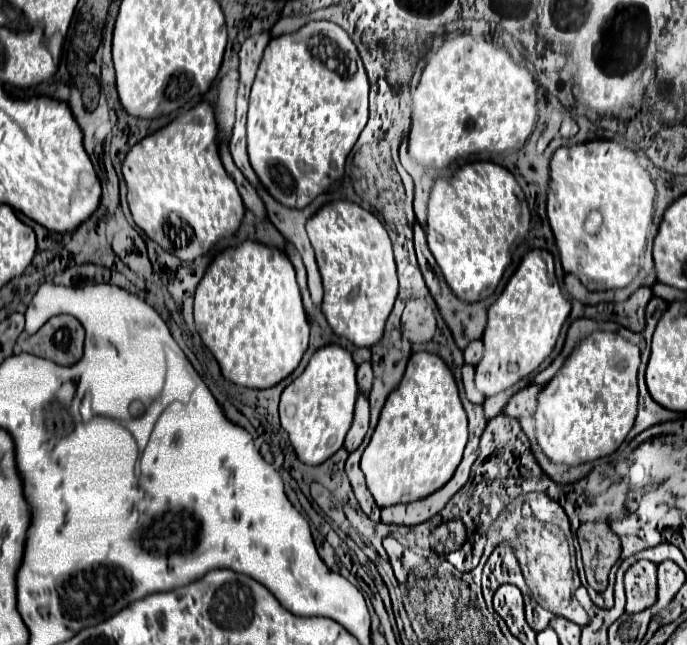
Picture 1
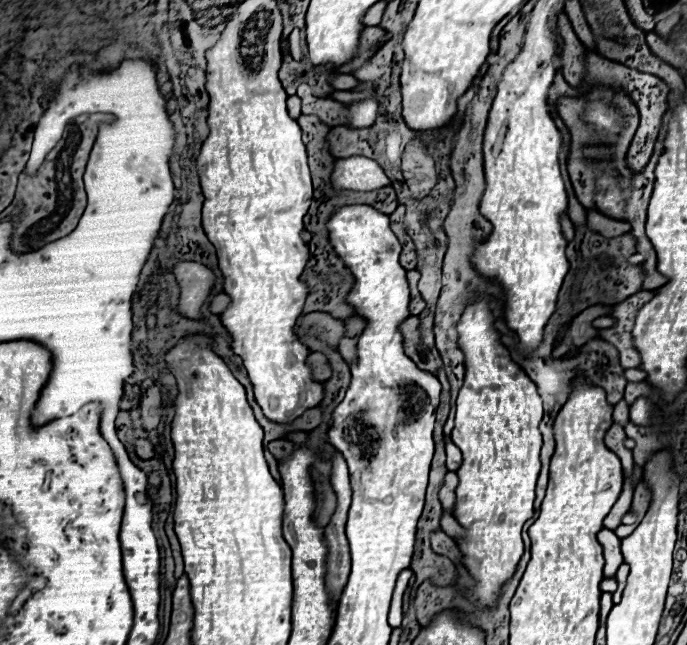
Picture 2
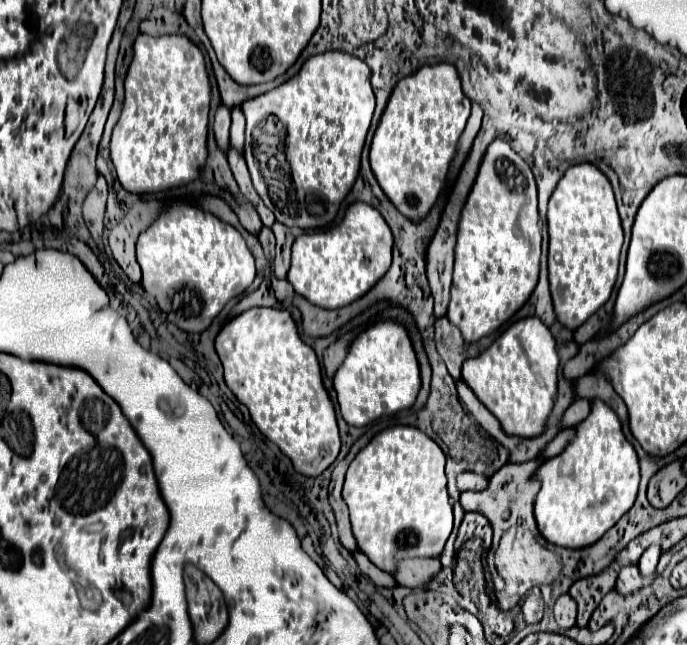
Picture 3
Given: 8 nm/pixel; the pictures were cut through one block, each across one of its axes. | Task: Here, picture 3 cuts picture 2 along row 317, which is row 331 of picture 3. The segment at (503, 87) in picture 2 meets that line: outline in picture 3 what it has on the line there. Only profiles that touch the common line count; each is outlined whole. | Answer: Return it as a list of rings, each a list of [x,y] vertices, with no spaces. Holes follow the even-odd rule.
[[[530,316],[514,322],[480,356],[468,358],[462,366],[462,380],[500,420],[506,434],[532,438],[542,432],[552,410],[558,388],[558,364],[556,340],[550,328],[538,316]]]

